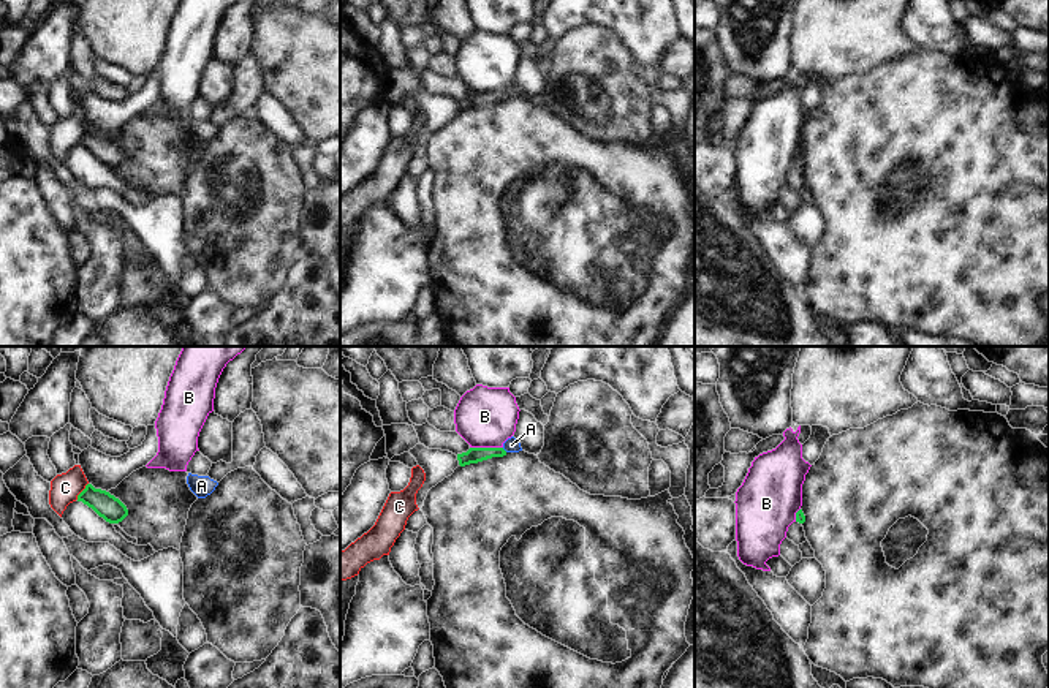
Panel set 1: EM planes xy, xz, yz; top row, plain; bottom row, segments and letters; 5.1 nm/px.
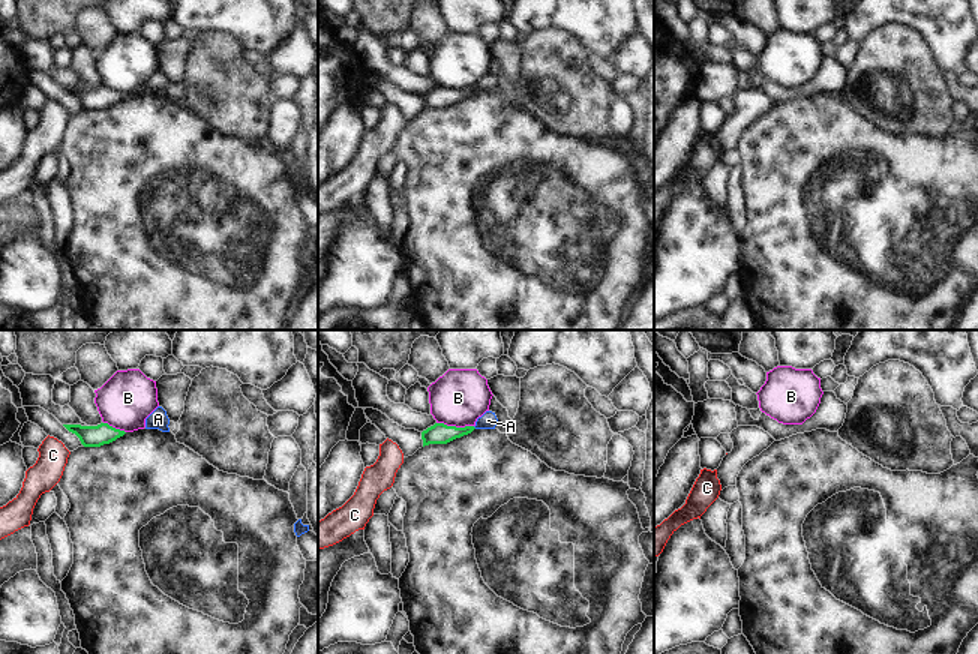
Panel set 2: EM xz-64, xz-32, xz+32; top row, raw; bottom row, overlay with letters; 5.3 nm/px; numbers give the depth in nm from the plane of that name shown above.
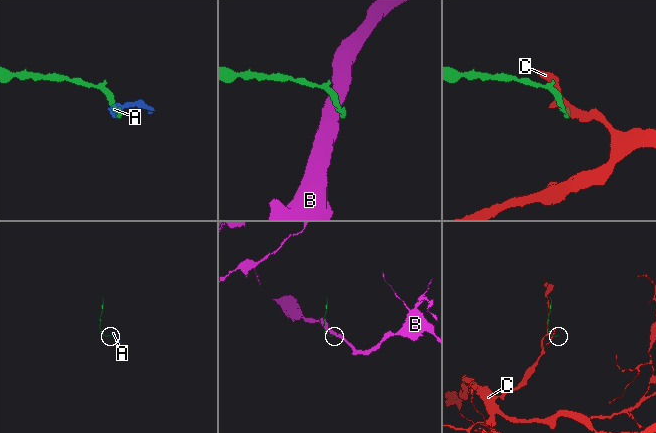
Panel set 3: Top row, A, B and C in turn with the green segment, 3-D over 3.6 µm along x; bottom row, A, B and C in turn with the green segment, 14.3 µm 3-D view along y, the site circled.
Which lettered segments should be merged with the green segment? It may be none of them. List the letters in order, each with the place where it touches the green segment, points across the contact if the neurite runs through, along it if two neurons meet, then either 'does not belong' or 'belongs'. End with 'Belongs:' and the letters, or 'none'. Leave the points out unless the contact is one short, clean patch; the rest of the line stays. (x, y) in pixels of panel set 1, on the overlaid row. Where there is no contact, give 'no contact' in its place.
A: meets green in xz at (503, 449); runs through xz (473, 454), (503, 449), (511, 445); belongs
B: meets green in xz at (486, 448); border along xz (470, 446), (502, 448); does not belong
C: meets green in xy at (83, 491); border along xy (87, 483), (76, 498); does not belong
Belongs: A

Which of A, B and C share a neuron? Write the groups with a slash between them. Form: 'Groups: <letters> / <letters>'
Groups: A / B / C

